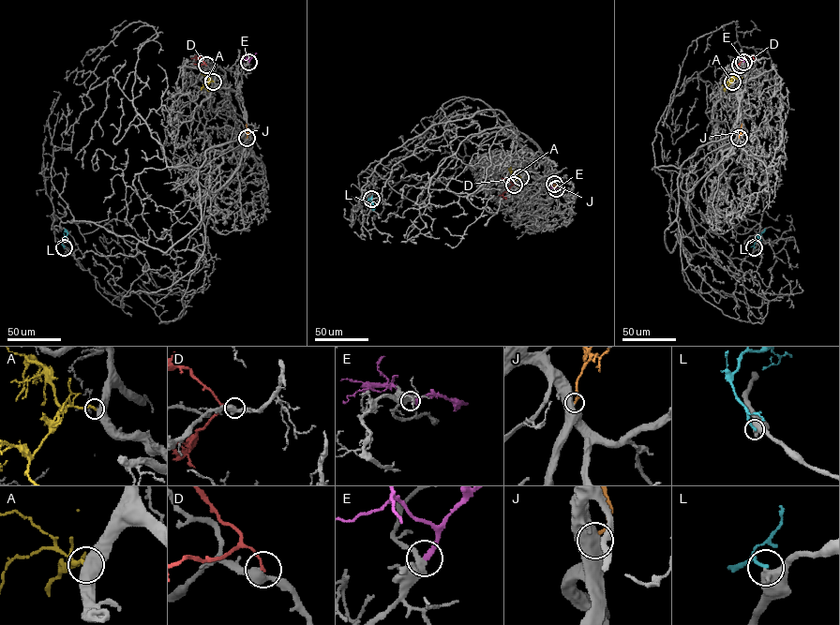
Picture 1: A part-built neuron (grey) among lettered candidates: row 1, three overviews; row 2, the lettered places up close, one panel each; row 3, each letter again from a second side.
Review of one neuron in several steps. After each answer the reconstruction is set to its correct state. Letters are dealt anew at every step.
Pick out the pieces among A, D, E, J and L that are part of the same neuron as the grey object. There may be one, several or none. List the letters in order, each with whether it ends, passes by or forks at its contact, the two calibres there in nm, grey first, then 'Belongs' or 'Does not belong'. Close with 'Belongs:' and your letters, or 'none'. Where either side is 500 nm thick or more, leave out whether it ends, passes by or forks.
A: It ends there. Thickness 420 nm (grey) against 160 nm. Belongs
D: It ends there. Thickness 480 nm (grey) against 140 nm. Does not belong
E: It ends there. Thickness 360 nm (grey) against 240 nm. Belongs
J: Thickness 750 nm (grey) against 200 nm. Belongs
L: Thickness 700 nm (grey) against 190 nm. Does not belong
Belongs: A, E, J

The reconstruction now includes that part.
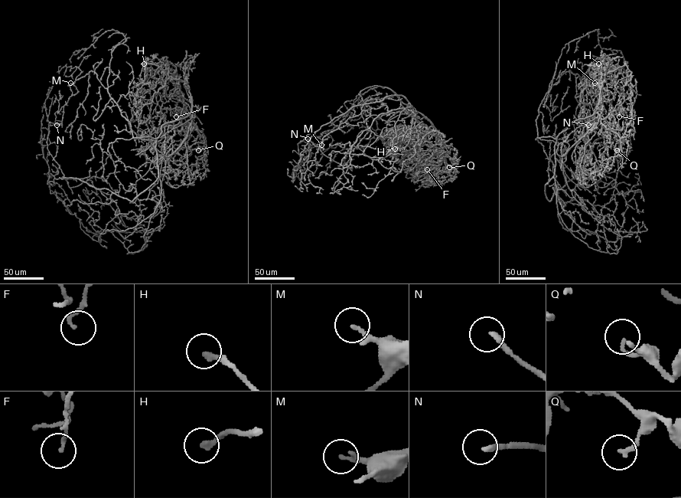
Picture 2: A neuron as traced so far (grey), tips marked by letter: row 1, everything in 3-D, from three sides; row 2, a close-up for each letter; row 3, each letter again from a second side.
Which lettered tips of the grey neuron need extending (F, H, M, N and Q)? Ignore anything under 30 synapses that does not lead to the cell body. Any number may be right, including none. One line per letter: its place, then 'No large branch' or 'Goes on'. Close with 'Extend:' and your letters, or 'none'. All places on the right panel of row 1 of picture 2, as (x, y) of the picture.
F: Place: (619, 116). No large branch
H: Place: (598, 63). No large branch
M: Place: (594, 83). No large branch
N: Place: (588, 125). No large branch
Q: Place: (617, 150). No large branch
Extend: none

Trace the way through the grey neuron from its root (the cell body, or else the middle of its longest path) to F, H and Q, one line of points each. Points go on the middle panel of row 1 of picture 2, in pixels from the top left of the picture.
F: (408, 105), (412, 110), (412, 118), (425, 124), (442, 148), (443, 161), (439, 167), (434, 172), (427, 169)
H: (408, 105), (412, 118), (431, 131), (443, 149), (433, 154), (425, 144), (404, 140), (395, 142), (395, 149)
Q: (408, 105), (412, 110), (412, 118), (425, 124), (431, 131), (457, 171), (449, 167)

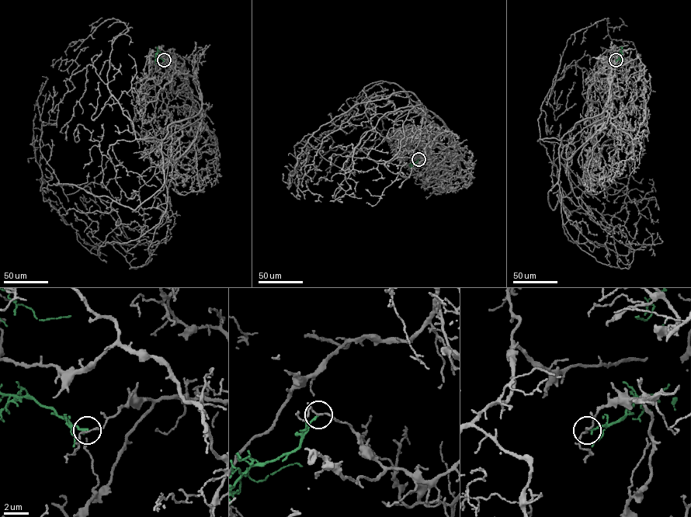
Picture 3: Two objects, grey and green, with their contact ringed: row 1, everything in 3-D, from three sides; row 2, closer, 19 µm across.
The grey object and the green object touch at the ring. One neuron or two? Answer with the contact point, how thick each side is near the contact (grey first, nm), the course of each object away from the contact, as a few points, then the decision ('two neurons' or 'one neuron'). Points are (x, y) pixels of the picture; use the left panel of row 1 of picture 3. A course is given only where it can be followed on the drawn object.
(164, 60) | 120/190 nm | grey via (164, 60), (196, 78), (202, 108), (168, 126), (164, 184), (134, 209), (58, 182), (40, 150), (42, 76) | green via (164, 60), (155, 55), (157, 50), (163, 52) | two neurons

